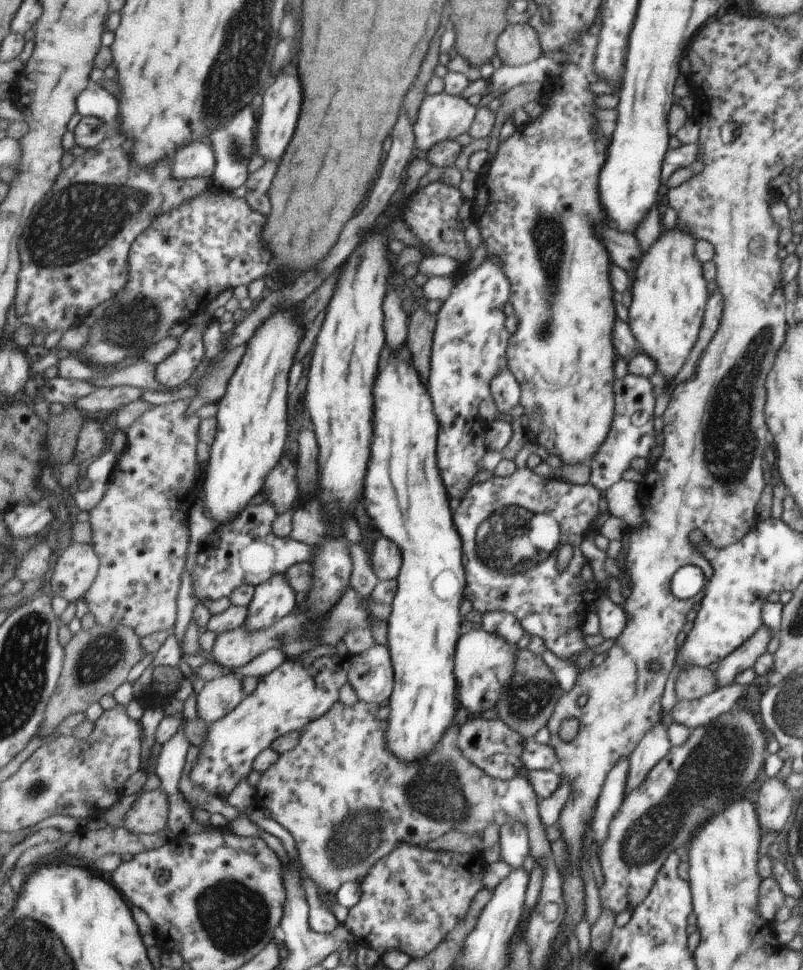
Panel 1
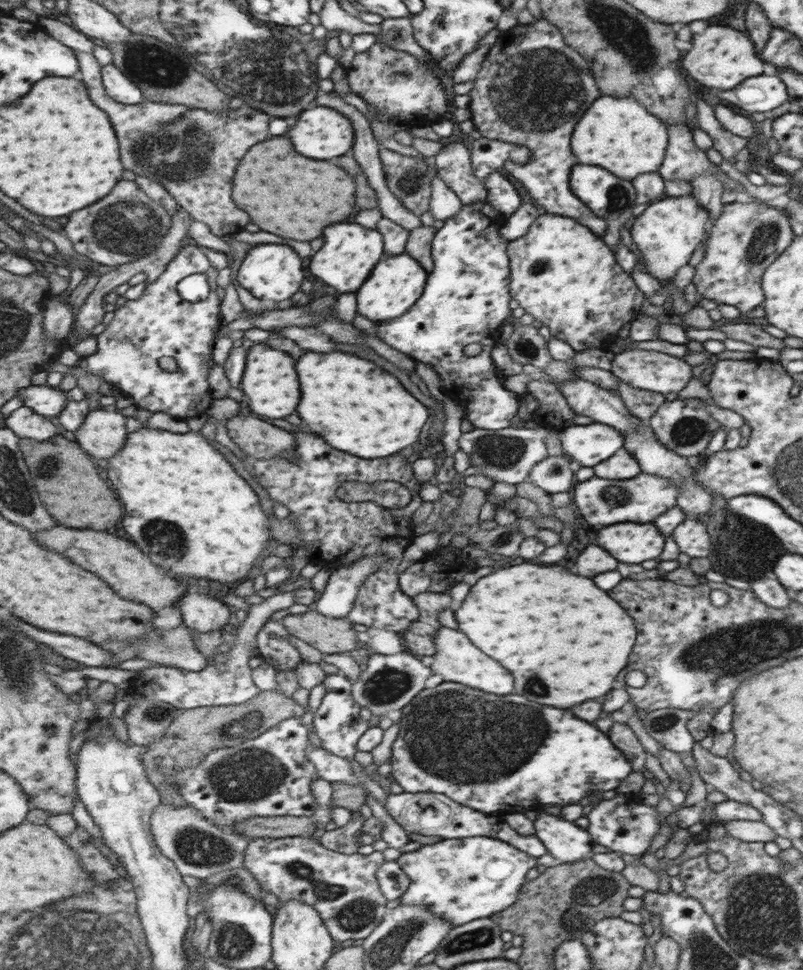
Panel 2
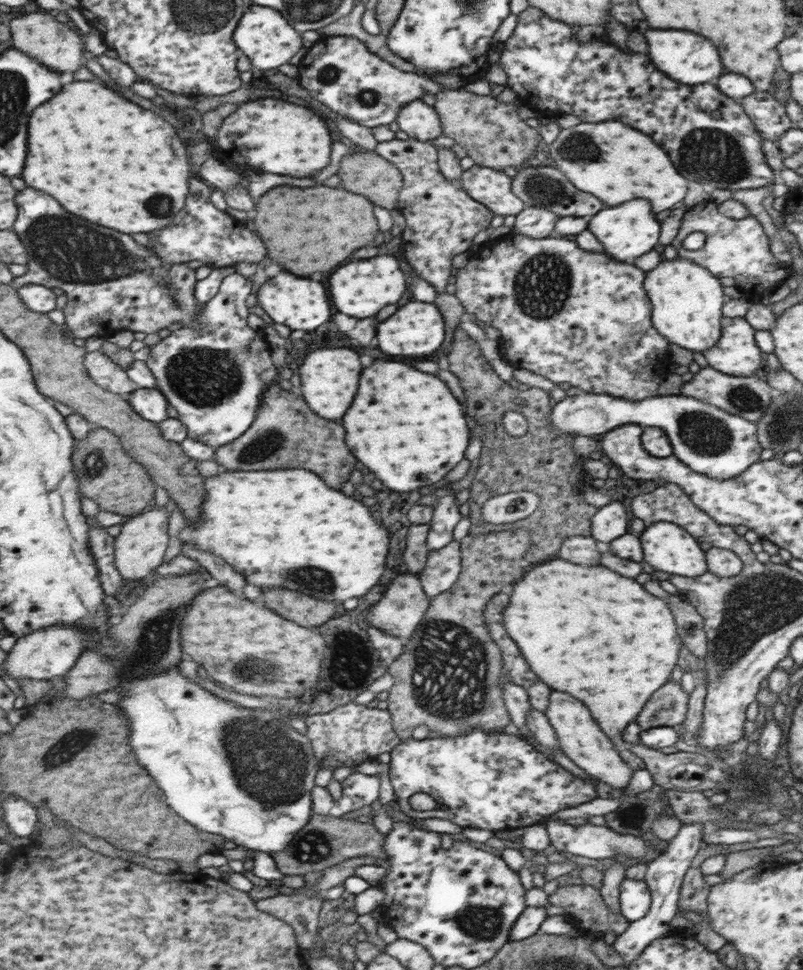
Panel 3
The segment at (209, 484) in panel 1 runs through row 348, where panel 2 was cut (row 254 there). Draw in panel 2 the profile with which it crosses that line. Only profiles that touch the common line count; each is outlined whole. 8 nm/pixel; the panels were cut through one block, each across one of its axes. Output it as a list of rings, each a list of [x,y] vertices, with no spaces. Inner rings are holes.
[[[261,244],[249,250],[245,262],[242,262],[237,274],[237,281],[262,303],[275,306],[275,302],[287,300],[301,290],[305,280],[303,258],[285,244]]]

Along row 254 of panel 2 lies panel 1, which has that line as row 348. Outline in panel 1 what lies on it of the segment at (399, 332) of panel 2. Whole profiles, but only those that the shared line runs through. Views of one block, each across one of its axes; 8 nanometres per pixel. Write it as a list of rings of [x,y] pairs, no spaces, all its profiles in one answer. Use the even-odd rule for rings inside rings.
[[[486,256],[483,262],[481,262],[470,274],[465,275],[458,283],[453,285],[449,296],[443,300],[441,307],[438,309],[432,334],[429,370],[426,383],[429,384],[429,392],[433,392],[432,404],[437,404],[436,419],[441,420],[441,444],[436,444],[436,456],[441,456],[441,472],[445,472],[445,488],[449,488],[450,498],[457,498],[458,500],[463,499],[468,490],[471,489],[474,484],[477,484],[477,476],[481,476],[481,466],[479,466],[479,462],[490,451],[489,444],[486,443],[486,435],[488,434],[489,428],[492,427],[492,424],[480,415],[480,404],[491,395],[491,384],[496,376],[499,375],[501,371],[505,371],[509,368],[508,344],[510,343],[513,332],[509,332],[509,324],[505,324],[505,317],[510,311],[509,295],[511,295],[512,292],[512,285],[508,283],[507,277],[504,275],[504,272],[501,272],[501,268],[498,264],[498,259],[489,259]]]

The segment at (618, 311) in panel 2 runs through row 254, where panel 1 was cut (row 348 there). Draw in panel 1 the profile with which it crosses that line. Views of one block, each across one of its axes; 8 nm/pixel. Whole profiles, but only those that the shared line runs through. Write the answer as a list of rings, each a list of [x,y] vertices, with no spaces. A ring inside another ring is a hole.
[[[597,12],[596,19],[588,26],[588,31],[583,31],[576,39],[567,43],[560,51],[567,56],[567,59],[562,62],[560,73],[555,76],[548,84],[543,85],[540,101],[542,102],[542,110],[540,114],[532,121],[522,124],[512,132],[502,142],[498,142],[496,152],[490,160],[487,160],[486,165],[481,169],[481,174],[477,180],[475,194],[485,196],[485,199],[479,203],[473,204],[472,221],[479,228],[480,242],[483,243],[485,254],[489,259],[498,259],[501,272],[508,279],[508,283],[512,285],[512,292],[509,295],[510,311],[517,318],[517,326],[512,334],[510,343],[508,344],[508,365],[507,369],[520,385],[520,404],[523,407],[523,412],[528,416],[528,428],[534,433],[537,439],[537,444],[543,446],[549,455],[558,456],[562,460],[562,464],[575,464],[587,460],[593,456],[593,453],[599,448],[599,445],[606,437],[611,418],[613,418],[613,406],[615,406],[615,386],[617,386],[617,354],[613,352],[613,342],[611,342],[611,326],[617,322],[617,316],[621,316],[621,312],[617,312],[617,292],[611,286],[609,280],[609,256],[603,248],[603,244],[599,244],[599,238],[595,234],[595,224],[605,220],[605,214],[601,210],[599,198],[597,198],[597,174],[605,162],[605,150],[609,144],[609,136],[601,136],[597,138],[593,132],[595,123],[594,112],[596,106],[593,100],[596,98],[595,93],[589,89],[589,84],[599,80],[598,74],[595,71],[594,64],[596,58],[596,48],[600,34],[600,12]]]

